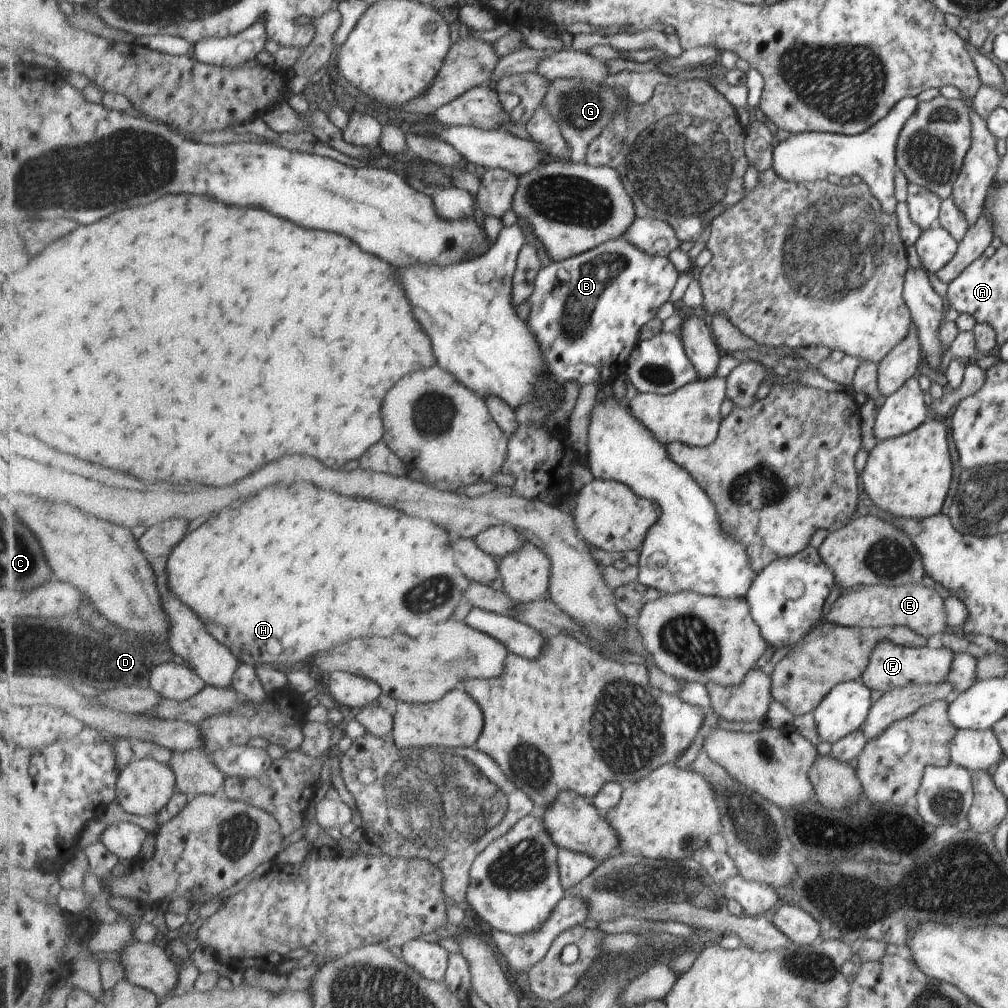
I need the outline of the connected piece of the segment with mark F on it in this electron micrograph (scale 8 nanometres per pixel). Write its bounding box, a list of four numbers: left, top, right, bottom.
[859,639,955,692]

